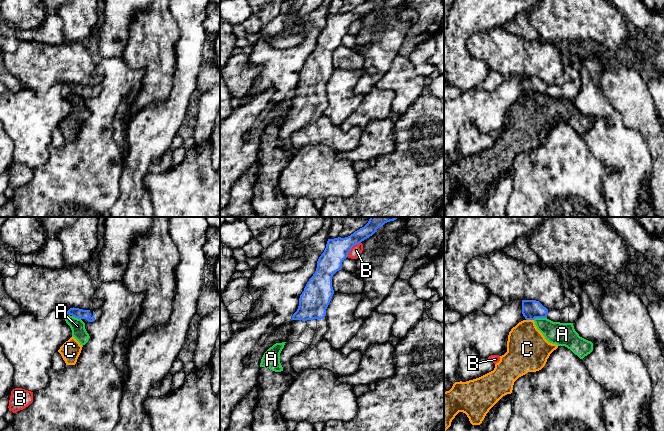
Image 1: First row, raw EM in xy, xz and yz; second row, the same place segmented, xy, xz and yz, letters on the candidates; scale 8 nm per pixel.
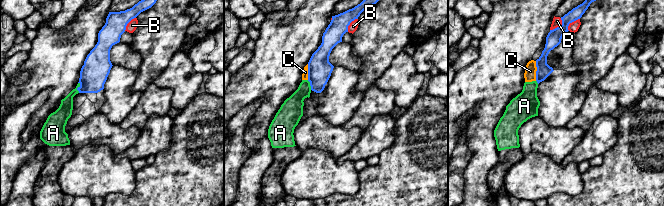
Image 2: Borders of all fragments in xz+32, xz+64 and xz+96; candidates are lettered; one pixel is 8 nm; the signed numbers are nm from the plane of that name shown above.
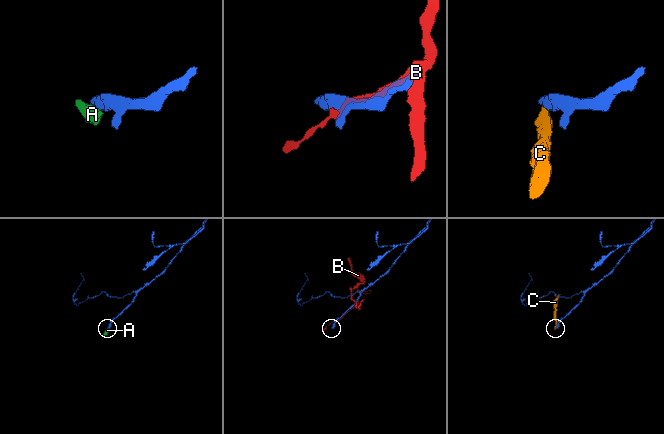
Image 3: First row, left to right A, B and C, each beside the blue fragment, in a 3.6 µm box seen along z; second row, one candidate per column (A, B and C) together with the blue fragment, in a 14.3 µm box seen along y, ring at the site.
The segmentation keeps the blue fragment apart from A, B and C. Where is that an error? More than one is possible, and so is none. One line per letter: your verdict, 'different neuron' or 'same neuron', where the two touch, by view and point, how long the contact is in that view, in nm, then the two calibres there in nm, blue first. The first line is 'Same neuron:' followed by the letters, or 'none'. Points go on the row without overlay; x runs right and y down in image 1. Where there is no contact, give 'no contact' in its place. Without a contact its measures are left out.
Same neuron: none
A: different neuron | yz (539, 93) | 110 nm | 160/190 nm
B: different neuron | xz (351, 23) | 160 nm | 190/90 nm
C: different neuron | yz (530, 95) | 60 nm | 160/340 nm

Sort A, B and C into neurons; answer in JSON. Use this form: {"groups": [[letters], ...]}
{"groups": [["A", "C"], ["B"]]}

